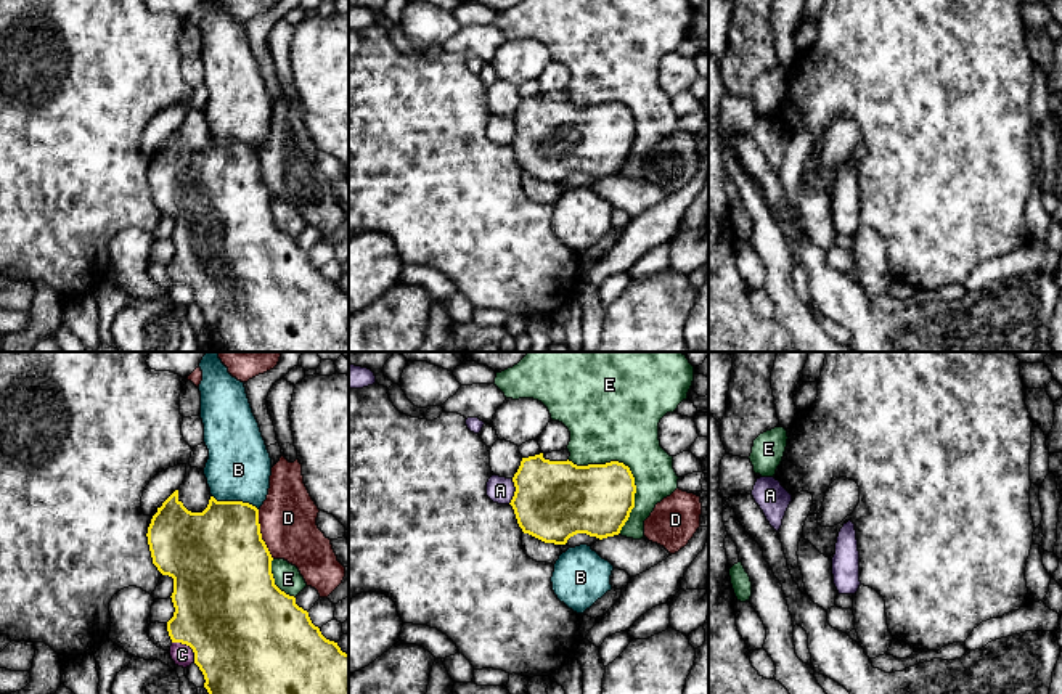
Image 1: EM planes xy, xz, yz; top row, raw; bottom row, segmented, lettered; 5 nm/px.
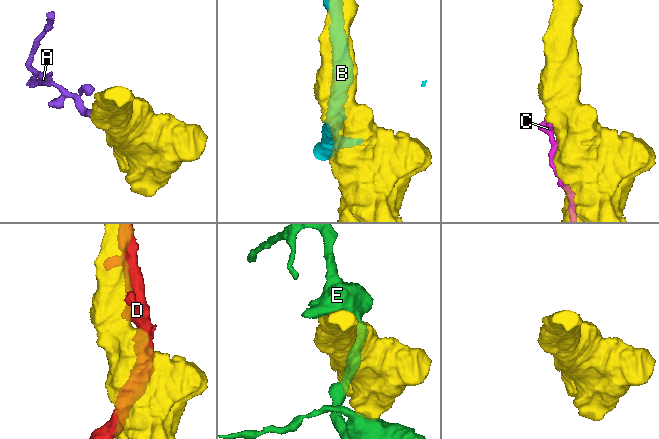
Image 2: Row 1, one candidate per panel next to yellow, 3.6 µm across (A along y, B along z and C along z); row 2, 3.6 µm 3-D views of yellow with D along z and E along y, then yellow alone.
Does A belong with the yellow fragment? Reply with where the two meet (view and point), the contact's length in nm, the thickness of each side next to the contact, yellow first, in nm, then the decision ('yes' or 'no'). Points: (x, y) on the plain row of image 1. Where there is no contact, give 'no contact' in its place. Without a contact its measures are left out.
xz (514, 132) | 130 nm | 400/130 nm | no

